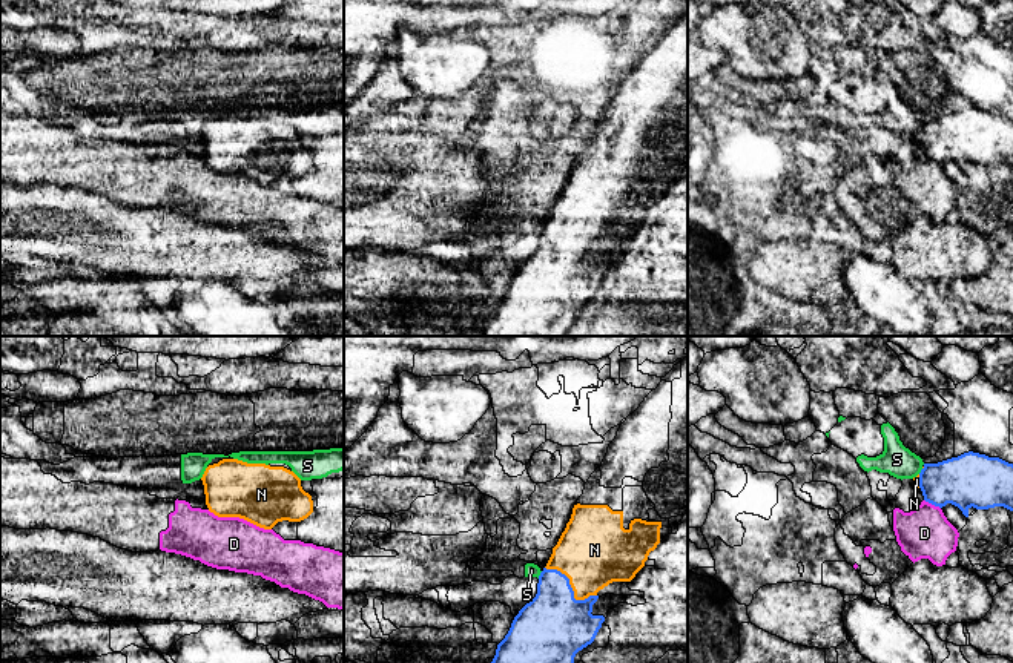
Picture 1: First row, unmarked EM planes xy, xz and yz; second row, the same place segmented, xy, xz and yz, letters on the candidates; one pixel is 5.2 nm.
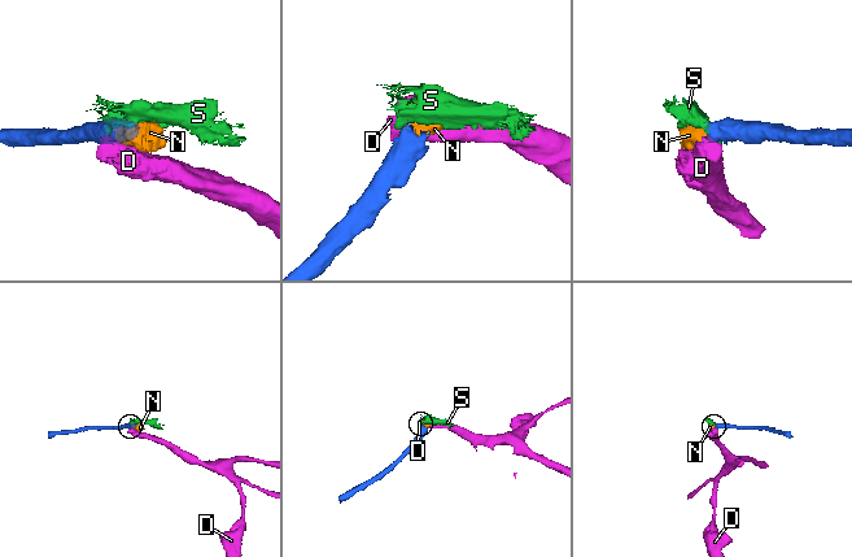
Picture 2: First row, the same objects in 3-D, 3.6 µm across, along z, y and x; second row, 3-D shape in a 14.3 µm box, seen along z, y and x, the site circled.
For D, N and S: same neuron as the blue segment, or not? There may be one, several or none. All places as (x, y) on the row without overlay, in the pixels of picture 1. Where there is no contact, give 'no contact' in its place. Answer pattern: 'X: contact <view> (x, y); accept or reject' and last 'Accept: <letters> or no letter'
D: contact yz (932, 160); reject
N: contact xz (571, 244); accept
S: contact xz (541, 230); reject
Accept: N

